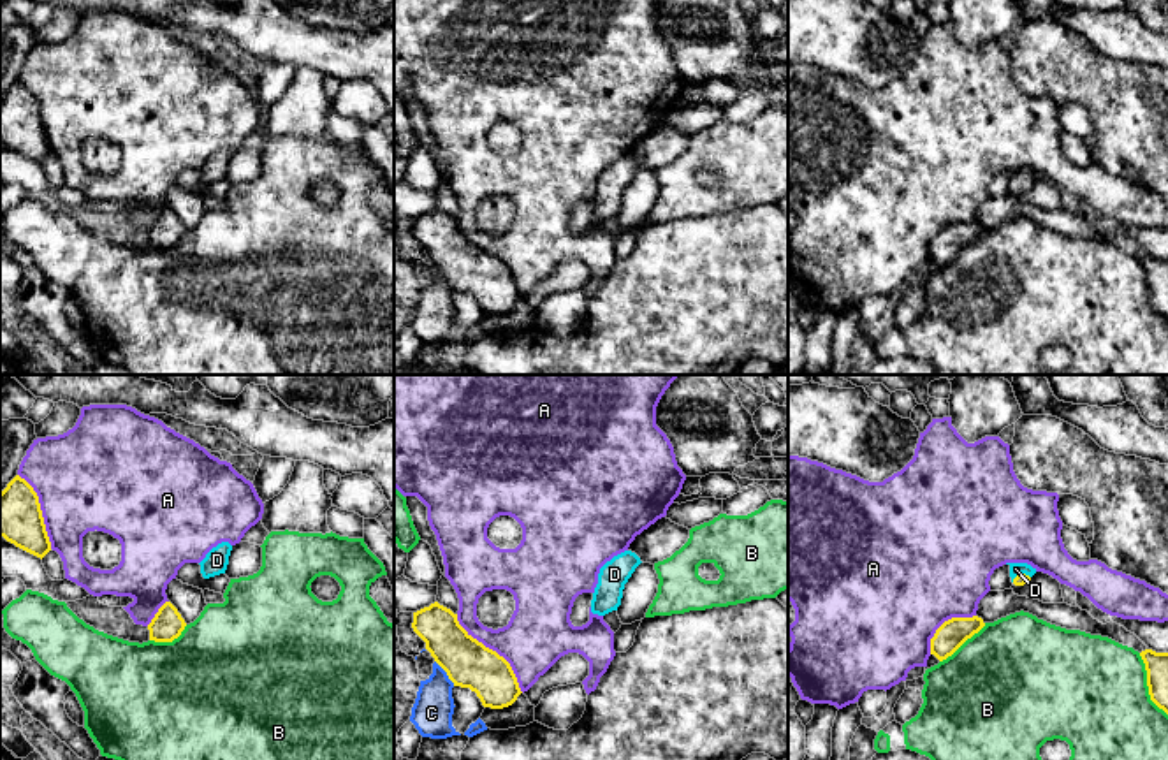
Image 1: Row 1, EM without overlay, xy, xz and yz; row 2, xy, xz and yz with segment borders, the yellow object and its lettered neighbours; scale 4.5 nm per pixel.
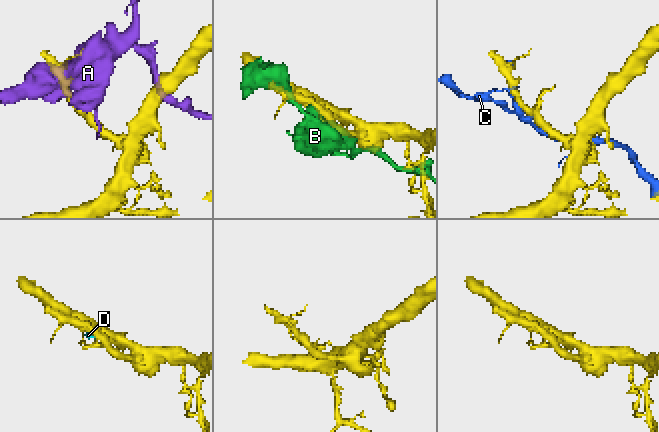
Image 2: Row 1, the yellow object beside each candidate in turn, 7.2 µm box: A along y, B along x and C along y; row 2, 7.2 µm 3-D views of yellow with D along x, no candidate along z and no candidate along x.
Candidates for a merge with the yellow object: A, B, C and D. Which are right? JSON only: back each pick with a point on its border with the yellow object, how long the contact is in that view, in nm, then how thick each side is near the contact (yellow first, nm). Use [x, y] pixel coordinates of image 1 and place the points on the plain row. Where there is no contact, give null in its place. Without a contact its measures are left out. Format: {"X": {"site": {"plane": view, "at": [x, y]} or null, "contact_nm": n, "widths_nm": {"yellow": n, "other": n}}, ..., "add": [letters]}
{"D": {"site": {"plane": "yz", "at": [1021, 180]}, "contact_nm": 90, "widths_nm": {"yellow": 50, "other": 60}}, "add": ["D"]}

